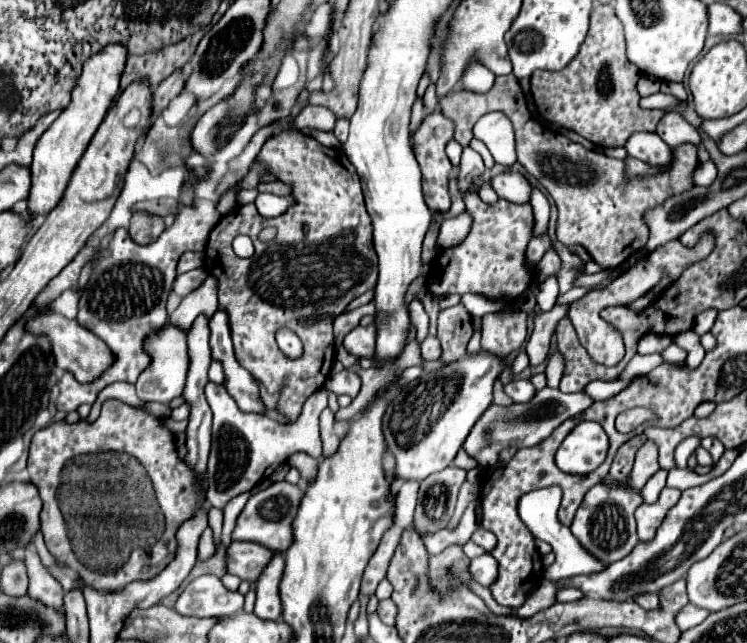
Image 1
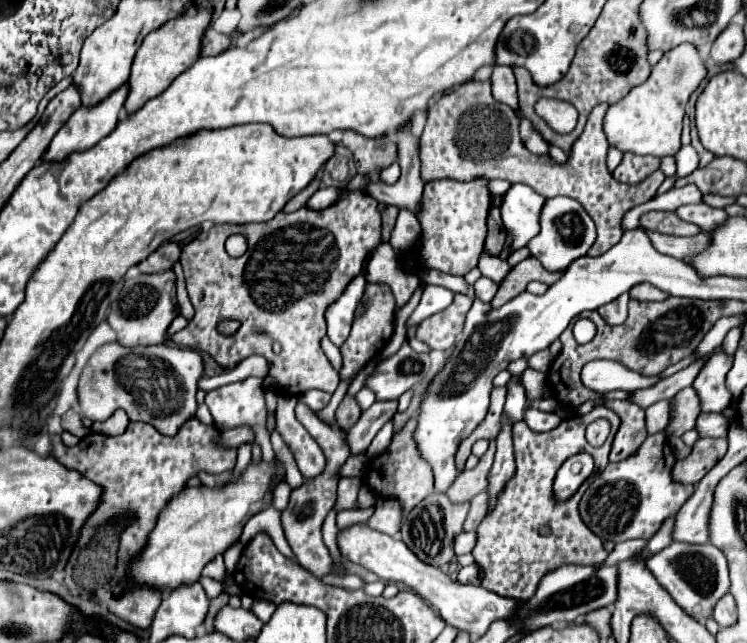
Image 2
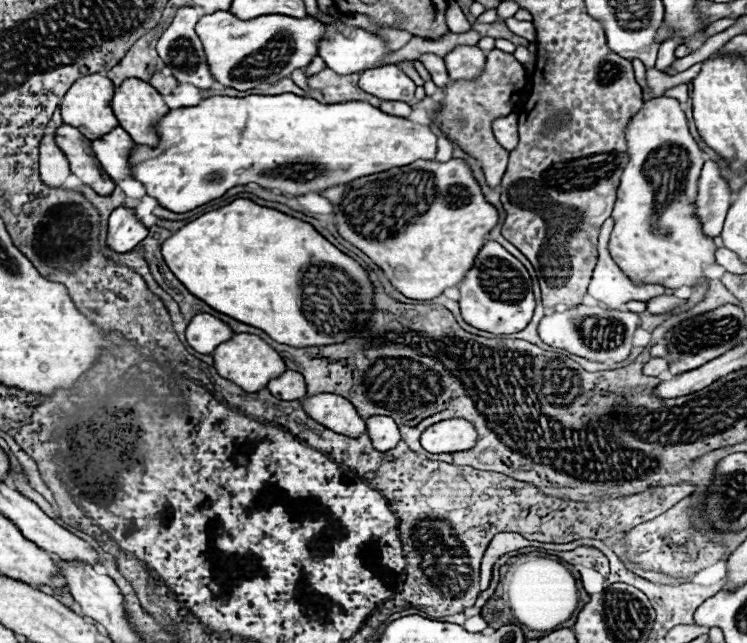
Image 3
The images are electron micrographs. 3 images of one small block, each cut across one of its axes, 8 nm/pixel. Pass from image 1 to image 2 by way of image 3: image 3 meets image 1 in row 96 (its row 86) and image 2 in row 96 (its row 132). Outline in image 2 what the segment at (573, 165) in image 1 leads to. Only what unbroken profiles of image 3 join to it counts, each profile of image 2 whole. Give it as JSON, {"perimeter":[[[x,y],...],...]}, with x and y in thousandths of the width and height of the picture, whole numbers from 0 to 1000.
{"perimeter":[[[627,124],[613,140],[581,156],[573,168],[570,199],[562,212],[562,274],[568,283],[586,277],[605,277],[616,283],[635,277],[669,277],[685,286],[704,286],[731,308],[763,305],[766,311],[774,311],[795,342],[801,370],[790,386],[790,398],[803,398],[833,370],[833,336],[843,323],[873,311],[881,289],[889,283],[886,264],[878,264],[851,289],[833,286],[817,271],[811,258],[814,218],[807,202],[814,168],[815,162],[806,160],[793,170],[782,205],[768,221],[760,249],[747,258],[736,243],[715,243],[704,233],[693,205],[696,184],[683,165],[659,156],[656,124]]]}

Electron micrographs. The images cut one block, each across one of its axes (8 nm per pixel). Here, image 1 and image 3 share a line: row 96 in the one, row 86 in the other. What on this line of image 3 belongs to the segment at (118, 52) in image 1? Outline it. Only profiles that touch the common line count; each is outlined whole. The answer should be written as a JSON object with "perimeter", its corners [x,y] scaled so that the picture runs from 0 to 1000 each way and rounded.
{"perimeter":[[[118,115],[110,118],[110,124],[102,124],[96,137],[83,152],[83,187],[99,199],[104,199],[115,215],[129,218],[129,212],[137,212],[139,205],[147,205],[158,196],[158,187],[153,187],[153,174],[147,168],[147,156],[153,149],[153,131],[137,118],[137,115]]]}

